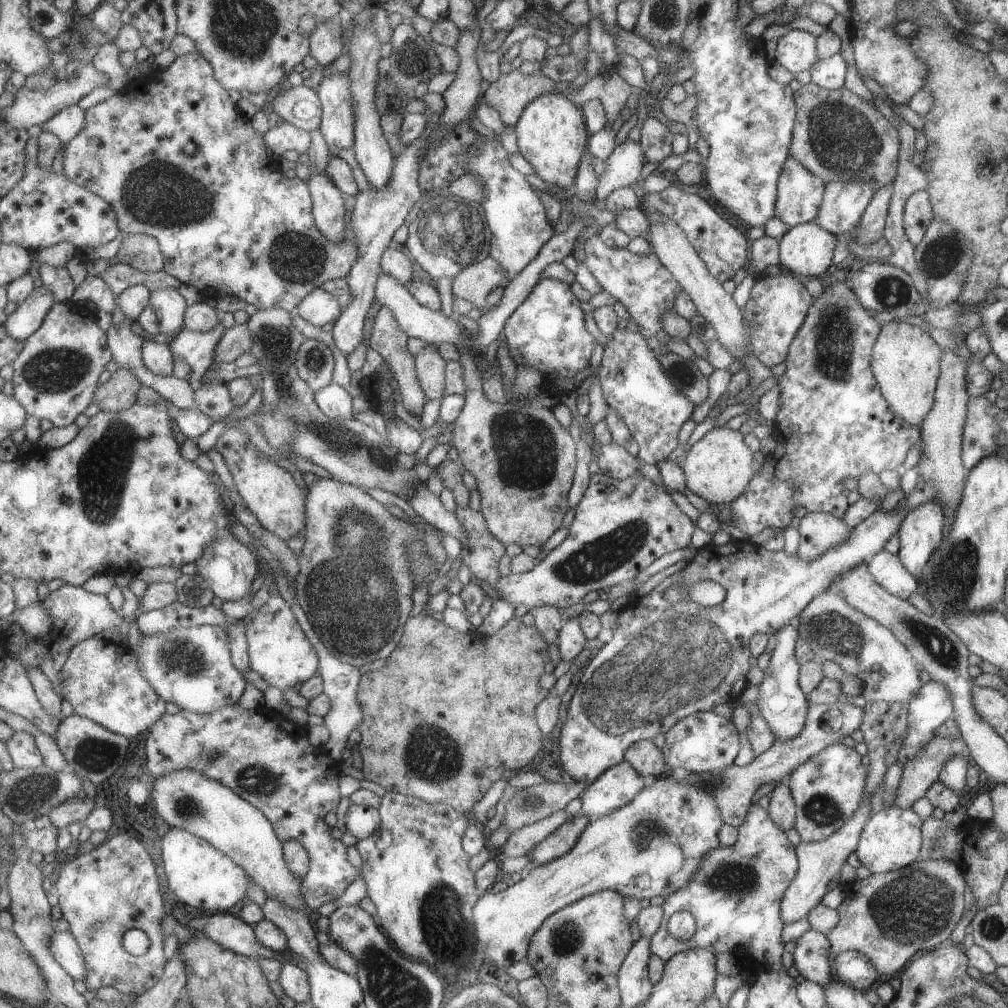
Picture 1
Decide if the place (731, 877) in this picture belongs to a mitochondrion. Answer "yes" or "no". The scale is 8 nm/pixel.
yes

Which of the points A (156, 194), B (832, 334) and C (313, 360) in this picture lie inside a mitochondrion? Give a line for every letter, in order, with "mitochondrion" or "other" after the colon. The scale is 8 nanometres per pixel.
A: mitochondrion
B: mitochondrion
C: mitochondrion

